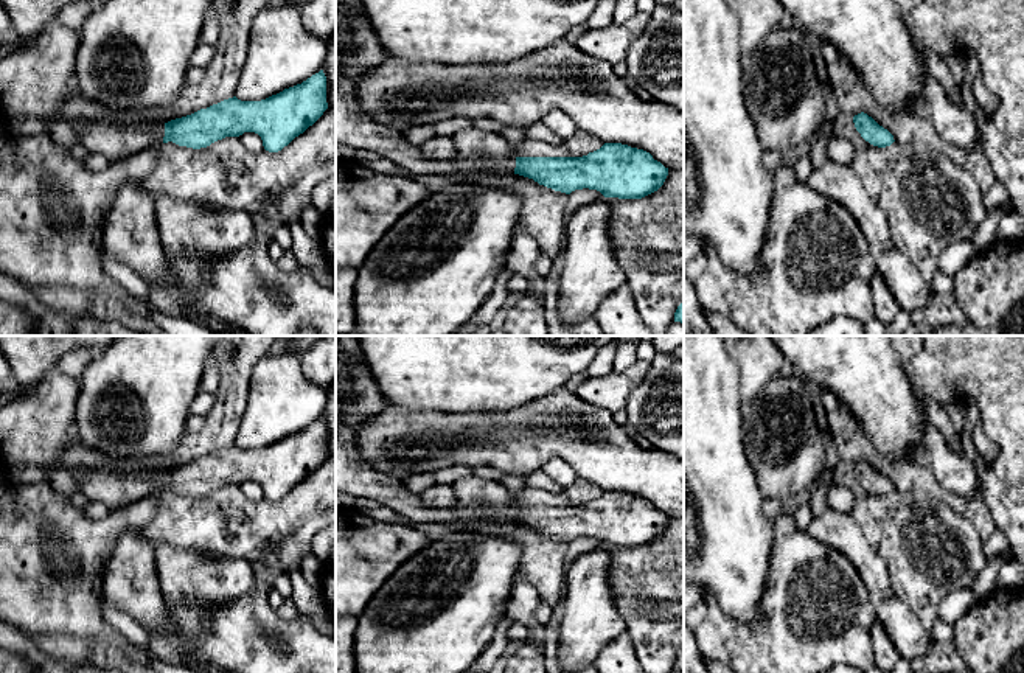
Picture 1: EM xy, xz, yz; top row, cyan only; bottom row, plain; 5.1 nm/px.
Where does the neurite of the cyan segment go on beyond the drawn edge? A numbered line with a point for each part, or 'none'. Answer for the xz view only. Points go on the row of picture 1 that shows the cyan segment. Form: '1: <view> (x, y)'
1: xz (358, 48)

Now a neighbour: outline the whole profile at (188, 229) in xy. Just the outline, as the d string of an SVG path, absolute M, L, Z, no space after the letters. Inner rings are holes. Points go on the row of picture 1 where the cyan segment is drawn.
M157 196L157 227L166 256L218 260L250 246L255 225L250 211L211 207L194 201Z

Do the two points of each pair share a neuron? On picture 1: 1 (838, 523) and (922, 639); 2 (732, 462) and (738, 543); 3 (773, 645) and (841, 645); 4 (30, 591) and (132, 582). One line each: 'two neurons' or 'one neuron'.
1: one neuron
2: one neuron
3: one neuron
4: two neurons

